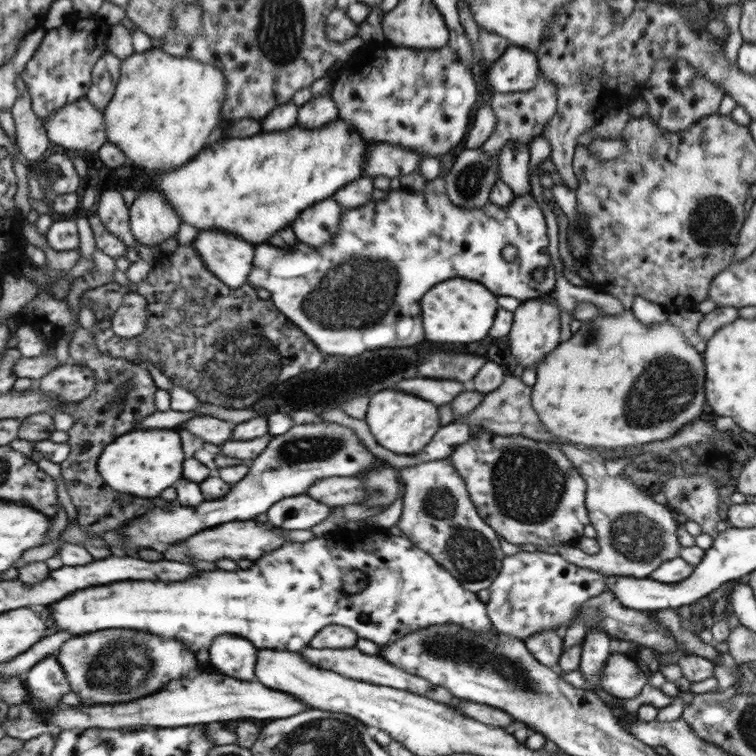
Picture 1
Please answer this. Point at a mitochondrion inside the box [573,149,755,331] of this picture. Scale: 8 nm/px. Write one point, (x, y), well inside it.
(714, 220)

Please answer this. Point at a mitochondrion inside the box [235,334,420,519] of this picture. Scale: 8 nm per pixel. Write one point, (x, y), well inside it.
(290, 453)

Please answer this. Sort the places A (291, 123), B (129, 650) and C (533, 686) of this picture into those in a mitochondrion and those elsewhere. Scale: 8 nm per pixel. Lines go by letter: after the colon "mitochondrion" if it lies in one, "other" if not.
A: other
B: mitochondrion
C: mitochondrion

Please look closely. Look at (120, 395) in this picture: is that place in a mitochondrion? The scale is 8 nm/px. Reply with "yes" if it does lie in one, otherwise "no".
yes

